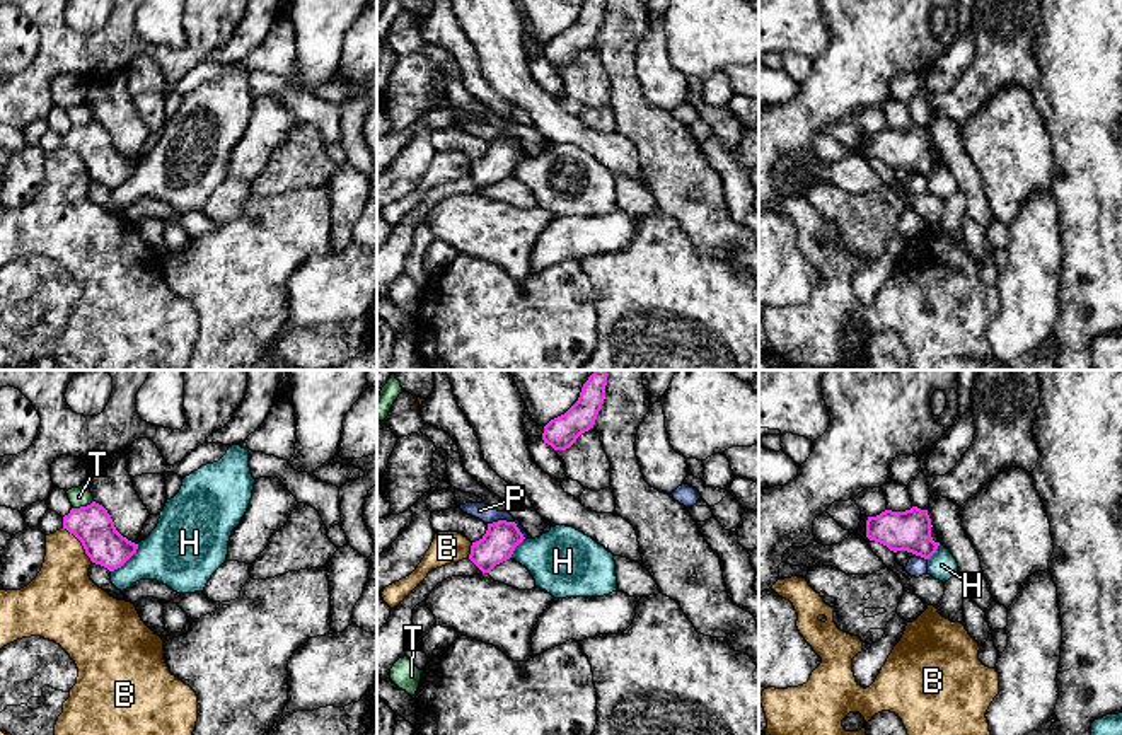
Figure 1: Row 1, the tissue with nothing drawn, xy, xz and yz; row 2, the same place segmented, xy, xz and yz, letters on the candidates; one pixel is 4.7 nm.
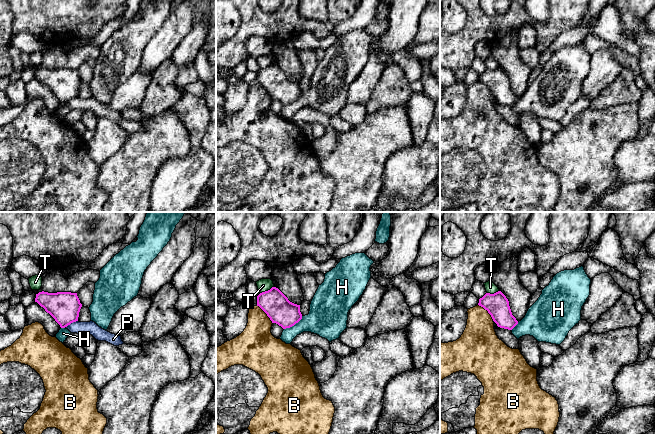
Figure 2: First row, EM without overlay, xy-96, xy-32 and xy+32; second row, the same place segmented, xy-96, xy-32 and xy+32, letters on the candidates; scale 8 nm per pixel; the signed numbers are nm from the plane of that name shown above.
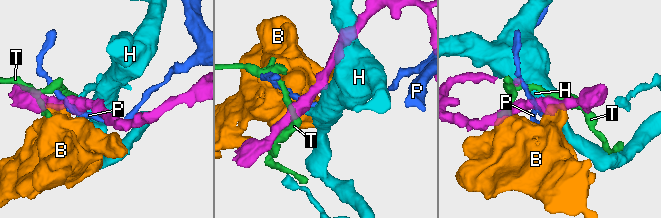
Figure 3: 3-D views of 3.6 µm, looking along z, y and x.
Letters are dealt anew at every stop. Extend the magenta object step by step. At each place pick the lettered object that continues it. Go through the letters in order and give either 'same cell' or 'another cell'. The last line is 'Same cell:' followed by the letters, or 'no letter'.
B: another cell
H: another cell
P: another cell
T: another cell
Same cell: no letter

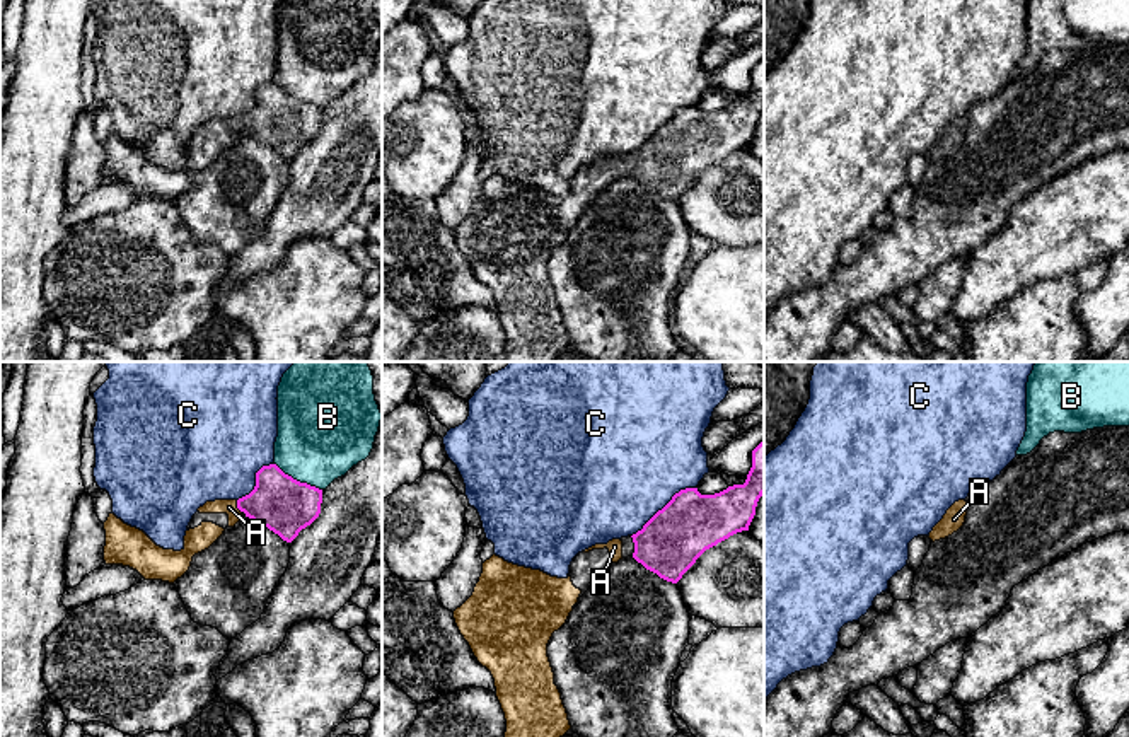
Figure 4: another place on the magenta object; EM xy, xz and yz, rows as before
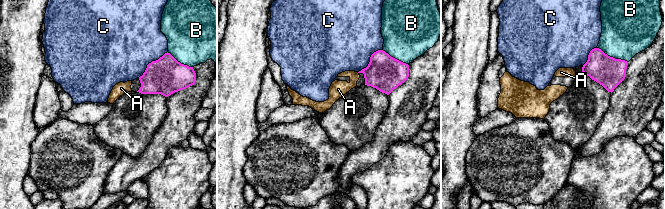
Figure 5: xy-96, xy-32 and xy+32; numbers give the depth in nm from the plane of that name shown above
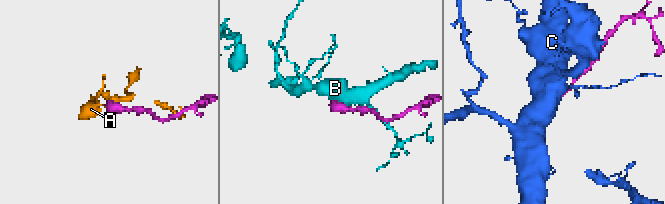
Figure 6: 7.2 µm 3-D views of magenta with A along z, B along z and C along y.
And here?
A: same cell
B: another cell
C: another cell
Same cell: A

